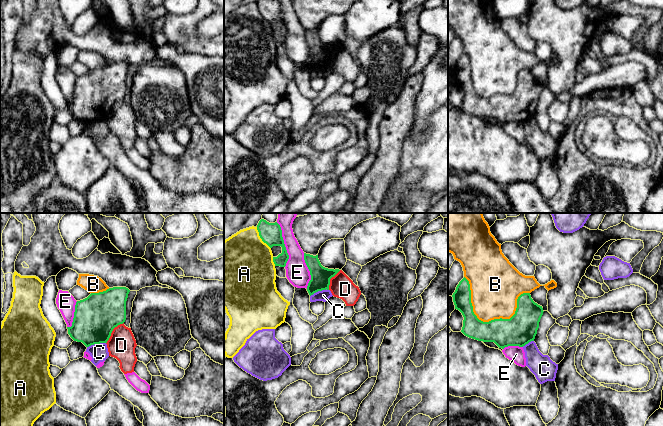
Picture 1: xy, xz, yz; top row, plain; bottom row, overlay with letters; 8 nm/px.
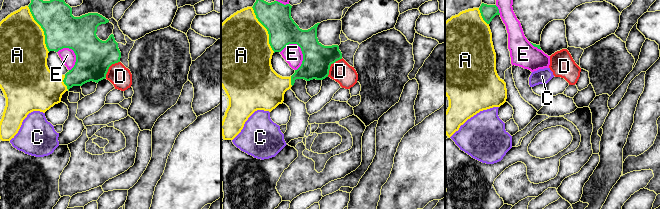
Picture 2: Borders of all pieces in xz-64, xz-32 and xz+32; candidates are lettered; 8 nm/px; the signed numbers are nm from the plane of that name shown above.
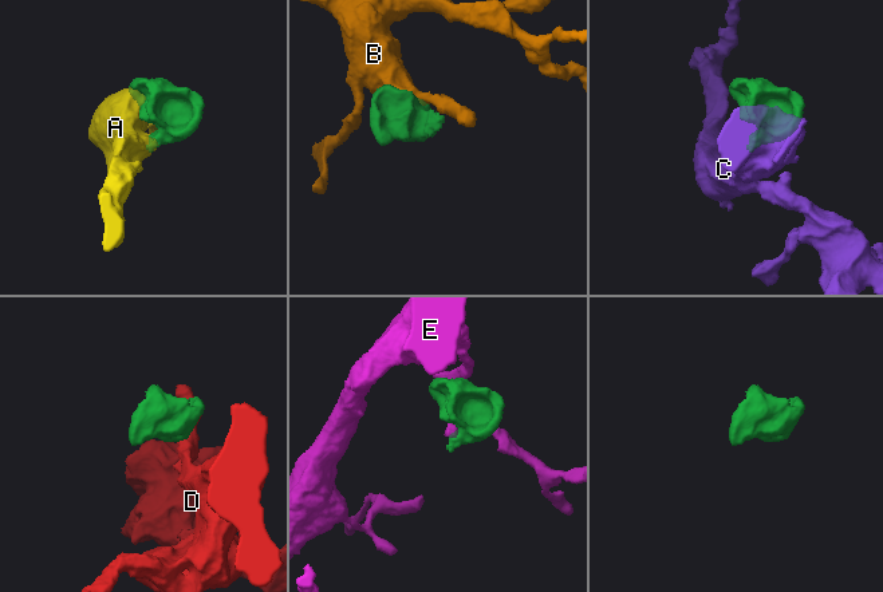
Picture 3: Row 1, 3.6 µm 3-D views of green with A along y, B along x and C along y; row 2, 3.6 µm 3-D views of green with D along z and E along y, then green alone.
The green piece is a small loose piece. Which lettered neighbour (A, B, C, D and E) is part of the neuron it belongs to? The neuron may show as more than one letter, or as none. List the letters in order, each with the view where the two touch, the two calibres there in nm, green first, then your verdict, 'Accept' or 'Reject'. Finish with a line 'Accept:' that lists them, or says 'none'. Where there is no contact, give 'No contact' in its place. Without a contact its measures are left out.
A: Touches green in xz. Thickness 170 nm (green) against 480 nm. Accept
B: Touches green in yz. Thickness 240 nm (green) against 380 nm. Reject
C: Touches green in xy. Thickness 340 nm (green) against 140 nm. Reject
D: Touches green in xy. Thickness 340 nm (green) against 220 nm. Reject
E: Touches green in xz. Thickness 170 nm (green) against 190 nm. Reject
Accept: A

